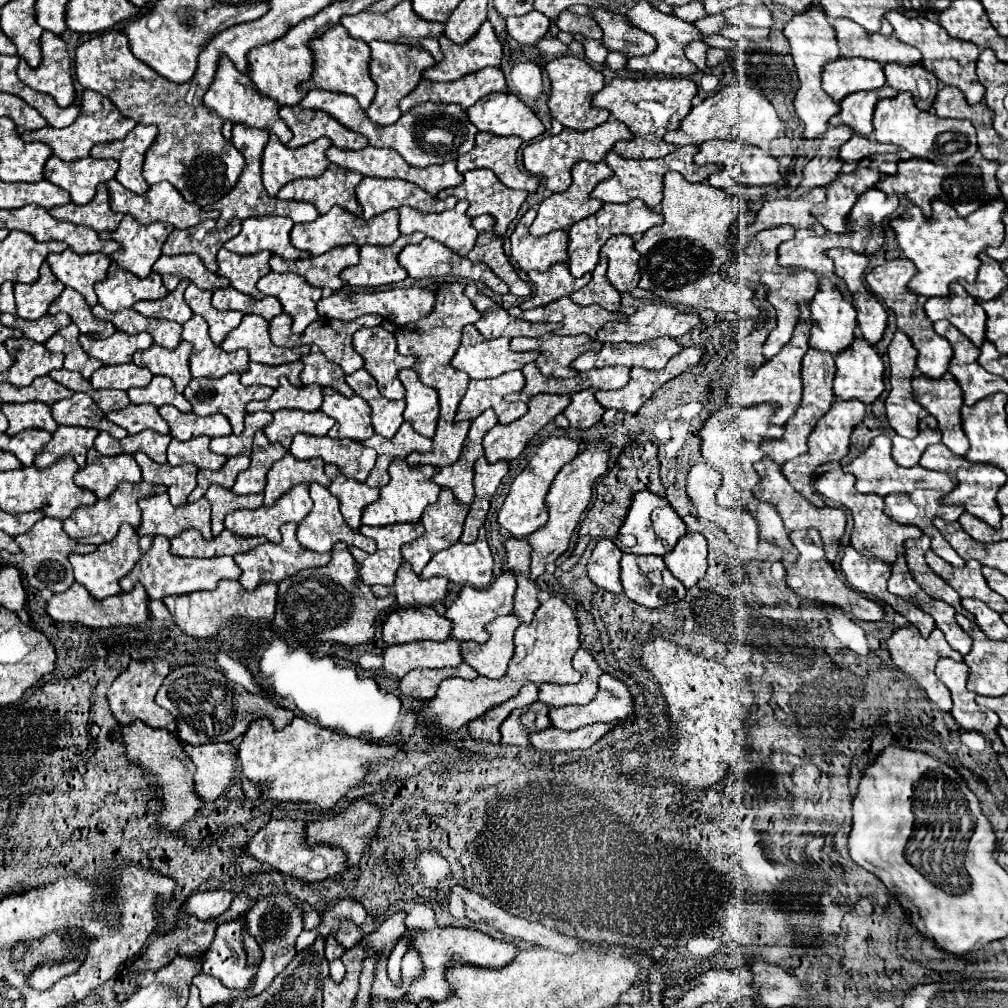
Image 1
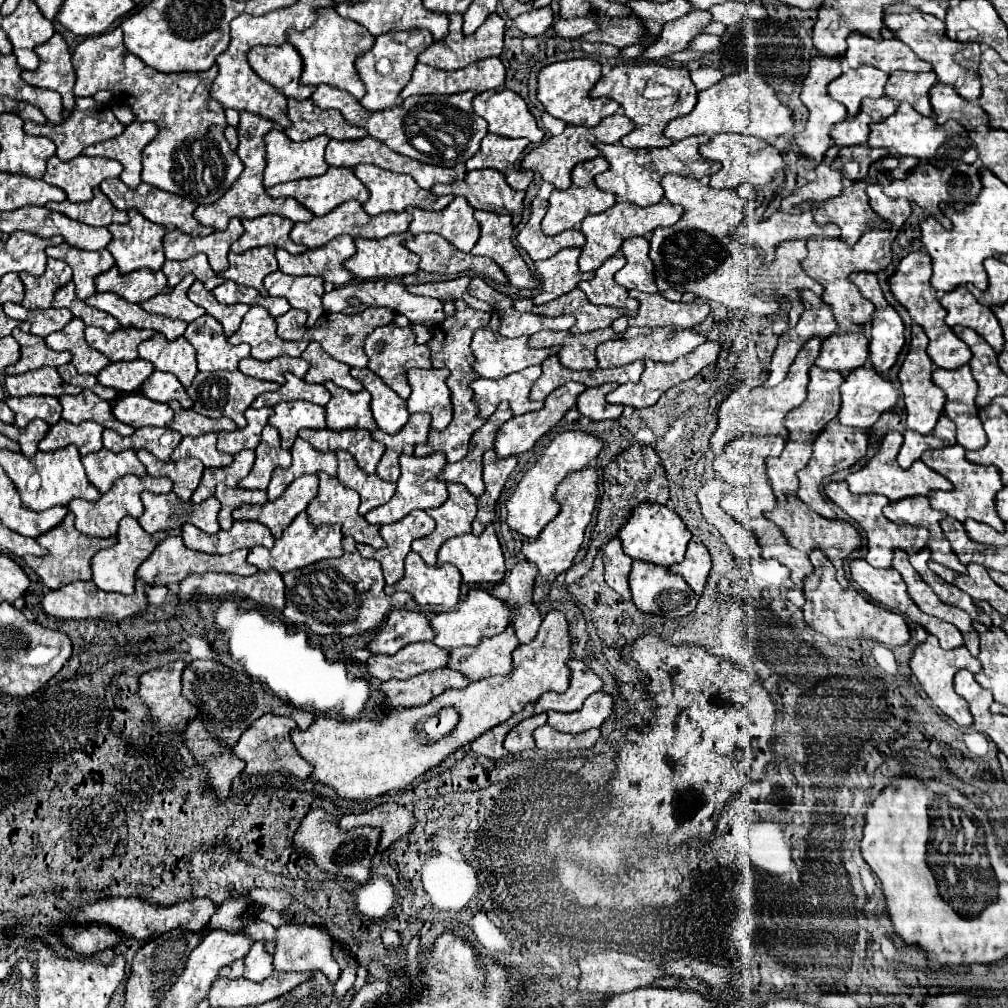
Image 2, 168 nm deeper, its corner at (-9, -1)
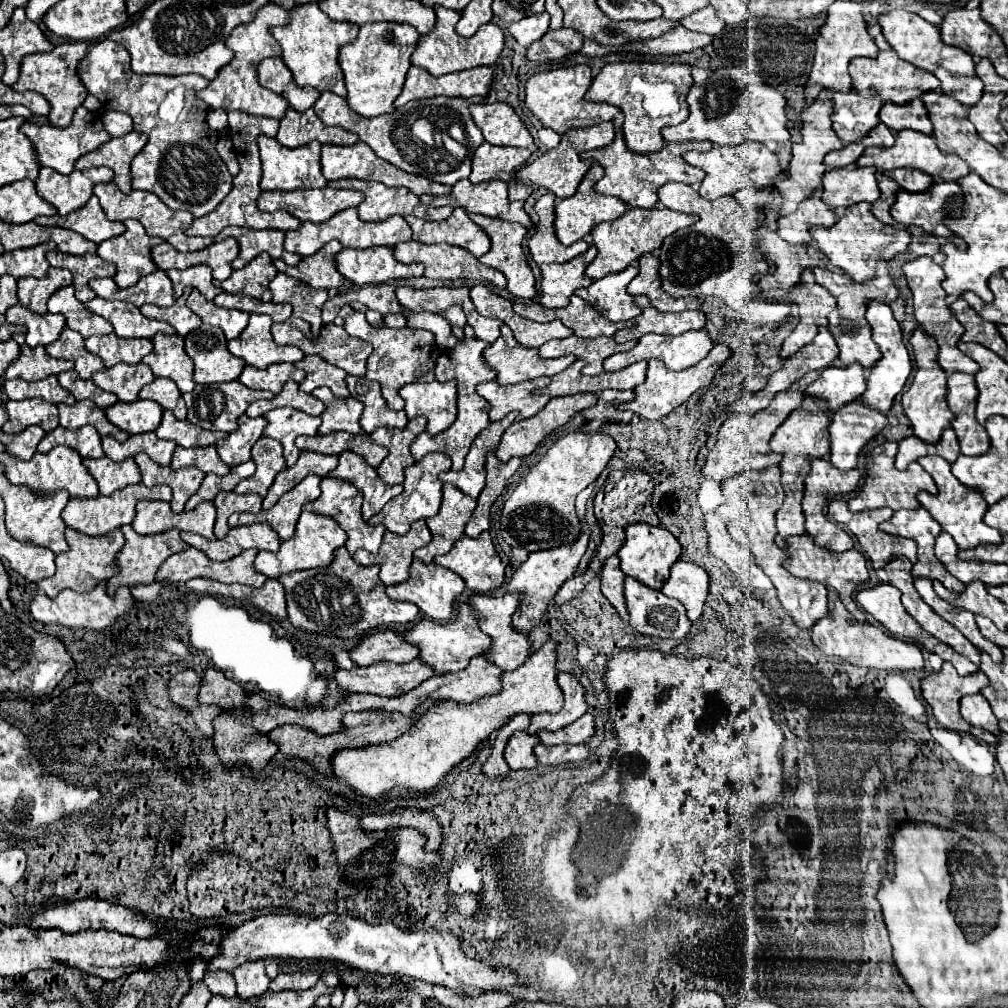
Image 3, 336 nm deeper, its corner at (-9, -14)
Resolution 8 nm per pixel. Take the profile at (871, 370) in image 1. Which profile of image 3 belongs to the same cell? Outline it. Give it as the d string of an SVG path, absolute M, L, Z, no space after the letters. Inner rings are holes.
M861 399L845 403L833 413L831 433L831 463L839 469L853 469L865 443L889 423L887 415L865 405Z

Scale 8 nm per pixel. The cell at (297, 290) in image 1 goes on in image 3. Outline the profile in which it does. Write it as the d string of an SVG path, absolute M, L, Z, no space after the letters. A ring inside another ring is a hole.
M279 273L271 283L269 283L273 303L291 303L293 305L293 315L305 319L311 325L313 337L317 337L317 331L321 329L321 305L327 301L327 291L323 289L311 289L309 285L295 281L291 277L285 277Z

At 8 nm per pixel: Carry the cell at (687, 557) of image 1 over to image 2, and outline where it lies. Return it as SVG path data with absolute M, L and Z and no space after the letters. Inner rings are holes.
M691 542L687 546L685 560L679 562L679 564L673 564L669 570L673 574L679 574L691 586L691 590L699 596L703 592L705 580L711 572L711 556L709 556L709 552L703 544Z

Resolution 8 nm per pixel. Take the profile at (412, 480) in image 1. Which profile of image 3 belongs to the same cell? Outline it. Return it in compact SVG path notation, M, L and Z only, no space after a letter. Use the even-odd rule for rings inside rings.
M431 453L425 459L421 459L419 463L405 467L405 481L403 481L403 493L393 497L373 519L369 519L369 525L383 525L387 531L395 533L395 535L405 535L411 527L413 521L419 519L429 519L435 517L439 513L441 507L441 499L443 499L443 483L439 481L439 473L441 471L449 471L451 469L451 459L443 453Z

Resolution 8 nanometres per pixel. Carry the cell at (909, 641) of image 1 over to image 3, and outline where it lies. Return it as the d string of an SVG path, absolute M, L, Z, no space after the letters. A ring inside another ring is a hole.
M949 661L943 663L941 671L935 671L935 673L931 673L931 675L927 675L925 679L921 679L923 699L925 699L927 705L931 707L931 711L933 711L933 715L935 715L935 719L937 719L939 725L943 725L945 729L951 729L951 731L969 733L969 735L973 735L975 739L981 739L981 741L985 741L985 743L997 743L997 739L995 739L991 733L987 733L985 729L973 727L973 725L967 723L967 721L961 717L961 713L959 713L959 699L961 699L963 695L969 695L969 693L979 693L985 685L987 685L987 677L985 677L981 671L961 677L961 675L957 675L955 667L953 667Z

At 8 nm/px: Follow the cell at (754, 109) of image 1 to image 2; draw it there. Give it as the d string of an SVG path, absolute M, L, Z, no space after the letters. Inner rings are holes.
M743 70L723 76L715 86L701 90L697 94L697 106L687 116L673 118L673 122L665 126L665 136L677 142L695 134L715 136L721 132L739 132L767 140L787 134L791 130L793 130L791 110L779 102L775 90L759 74Z

